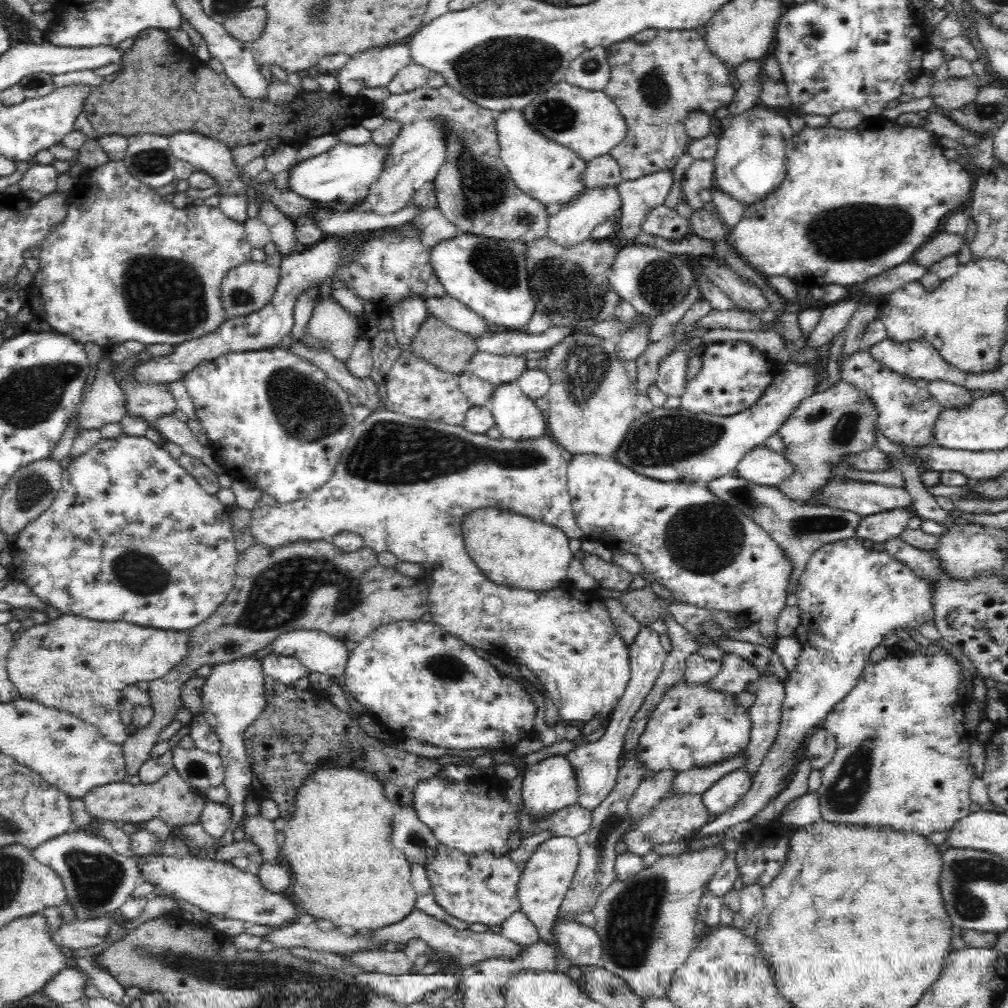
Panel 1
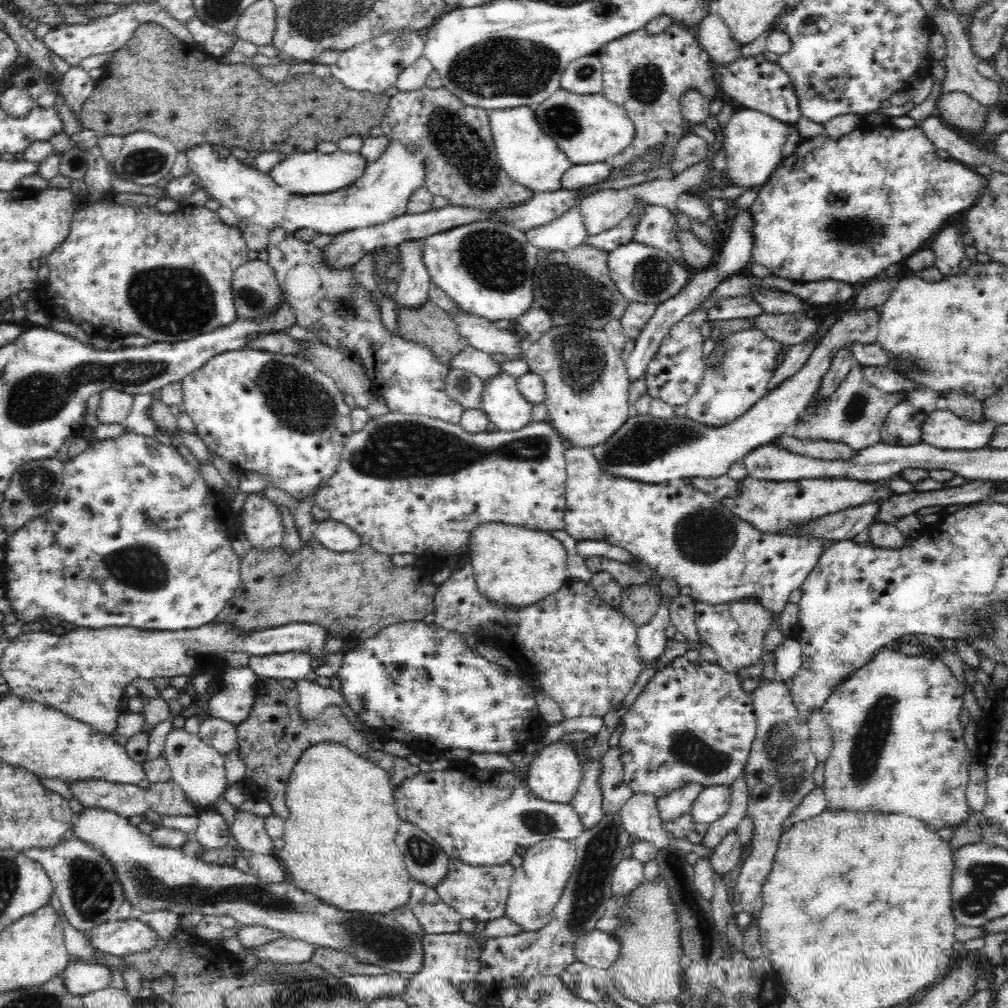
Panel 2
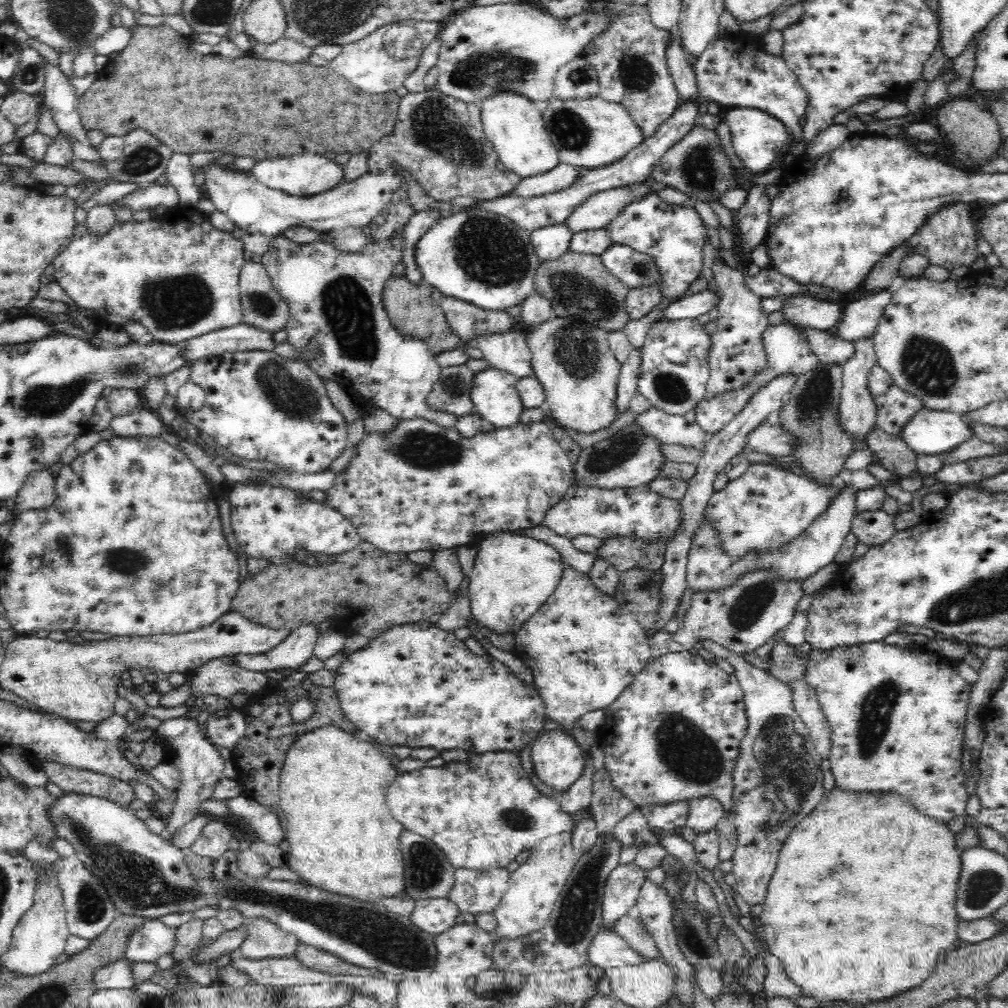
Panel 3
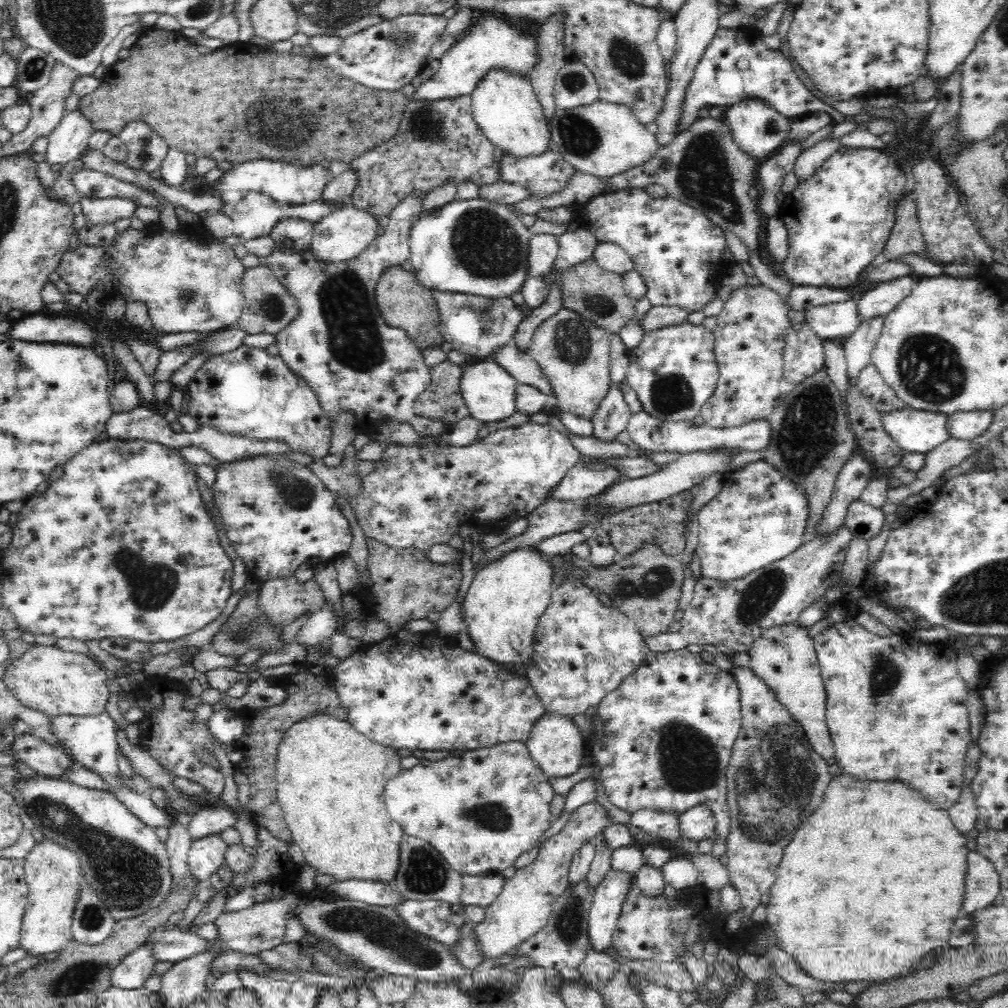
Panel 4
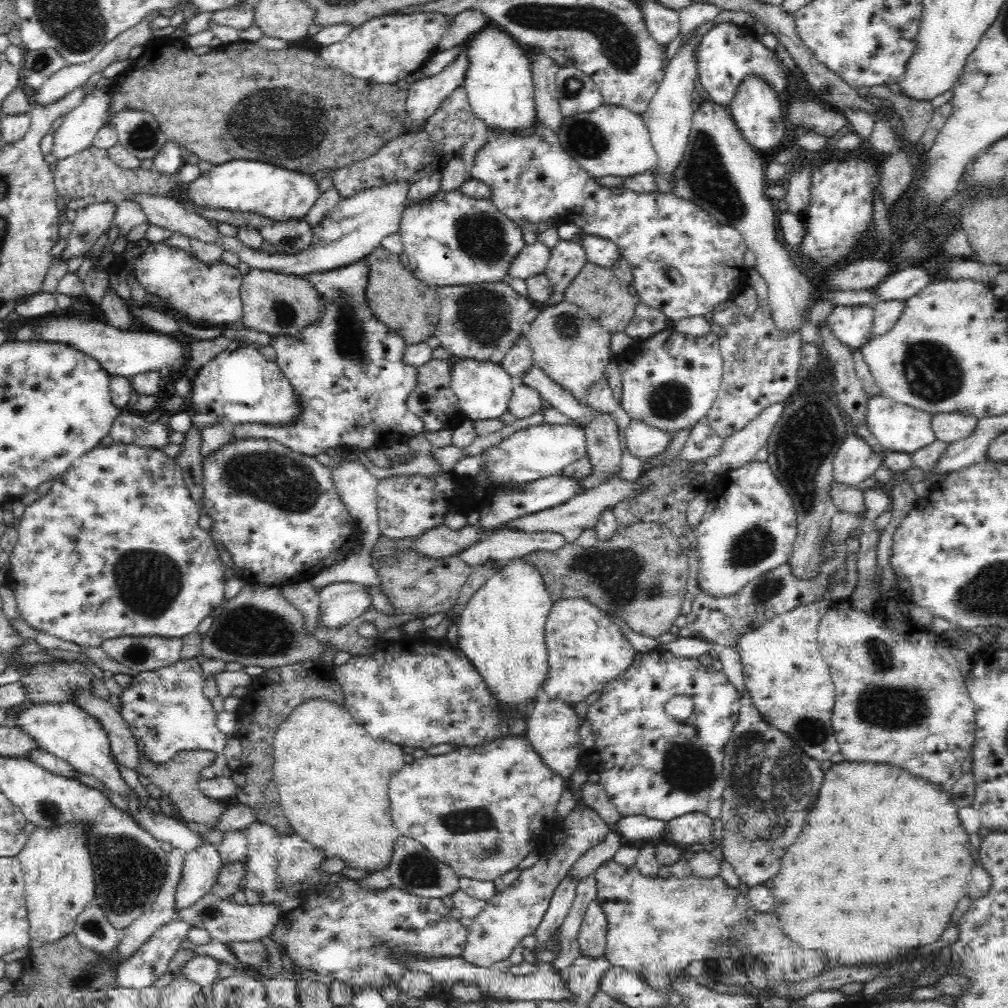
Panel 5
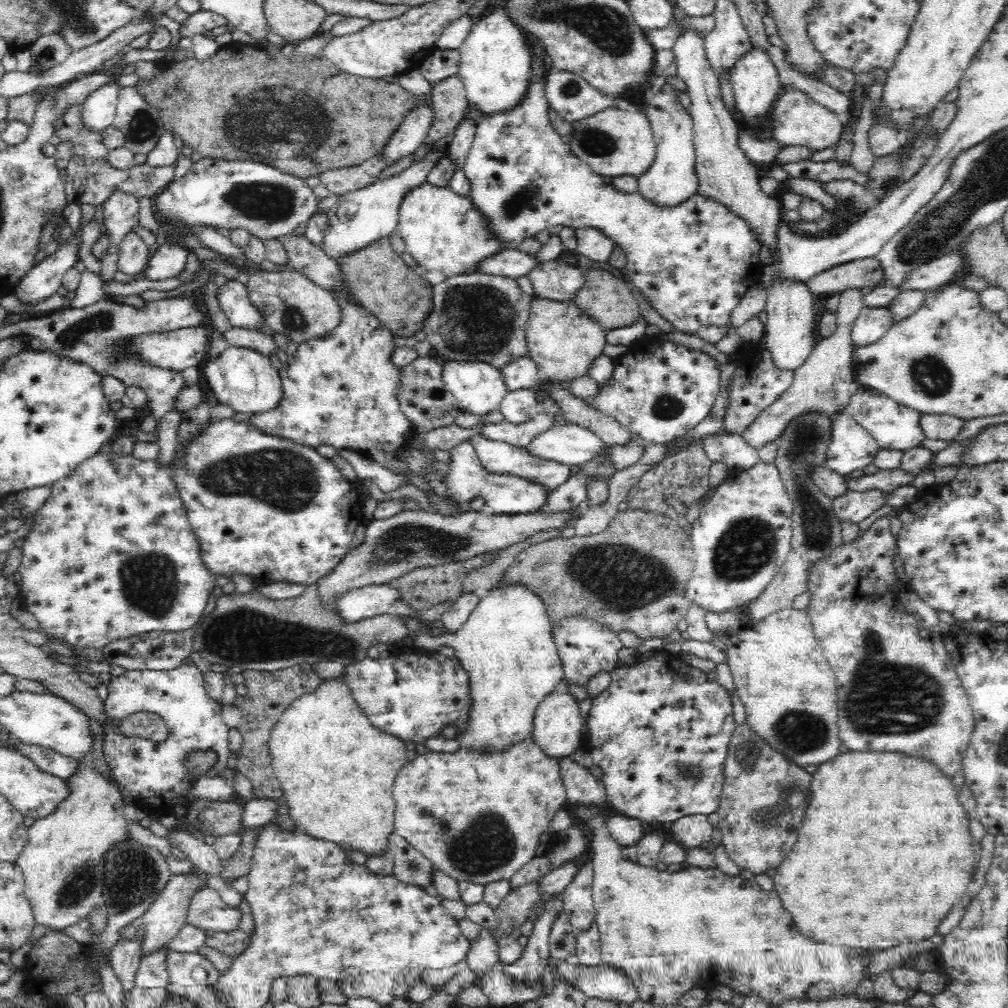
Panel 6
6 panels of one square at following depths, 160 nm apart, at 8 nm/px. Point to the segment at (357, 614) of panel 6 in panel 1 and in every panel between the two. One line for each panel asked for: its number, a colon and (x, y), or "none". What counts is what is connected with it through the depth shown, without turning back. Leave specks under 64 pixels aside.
1: (285, 669)
2: (293, 665)
3: (297, 648)
4: (321, 625)
5: (339, 603)

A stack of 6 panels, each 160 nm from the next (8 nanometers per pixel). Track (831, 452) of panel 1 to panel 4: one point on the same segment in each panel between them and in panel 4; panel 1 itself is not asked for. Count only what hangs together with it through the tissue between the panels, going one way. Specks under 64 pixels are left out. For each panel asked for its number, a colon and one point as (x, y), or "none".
2: (856, 413)
3: (858, 413)
4: (858, 347)

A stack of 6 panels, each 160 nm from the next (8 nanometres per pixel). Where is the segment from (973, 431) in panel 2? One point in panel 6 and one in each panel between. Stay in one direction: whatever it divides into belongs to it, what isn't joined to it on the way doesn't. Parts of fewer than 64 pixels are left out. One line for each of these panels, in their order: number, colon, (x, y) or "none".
3: (929, 432)
4: (915, 431)
5: (897, 427)
6: (895, 427)

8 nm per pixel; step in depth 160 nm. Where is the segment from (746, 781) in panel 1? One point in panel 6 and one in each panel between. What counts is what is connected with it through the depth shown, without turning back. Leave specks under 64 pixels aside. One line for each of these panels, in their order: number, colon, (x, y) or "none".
2: (711, 803)
3: (703, 813)
4: (697, 824)
5: (695, 828)
6: (690, 832)

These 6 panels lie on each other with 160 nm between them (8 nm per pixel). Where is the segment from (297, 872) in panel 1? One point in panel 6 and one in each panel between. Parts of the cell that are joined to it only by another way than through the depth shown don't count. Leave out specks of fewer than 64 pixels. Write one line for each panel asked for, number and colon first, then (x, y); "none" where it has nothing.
2: (340, 836)
3: (332, 786)
4: (330, 779)
5: (333, 778)
6: (336, 769)

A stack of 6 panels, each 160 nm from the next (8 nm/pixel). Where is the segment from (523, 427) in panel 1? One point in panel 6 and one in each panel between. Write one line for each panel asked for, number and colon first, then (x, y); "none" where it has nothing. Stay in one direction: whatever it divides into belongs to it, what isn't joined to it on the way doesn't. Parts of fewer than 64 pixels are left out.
2: (502, 402)
3: (494, 395)
4: (488, 391)
5: (483, 389)
6: (478, 387)

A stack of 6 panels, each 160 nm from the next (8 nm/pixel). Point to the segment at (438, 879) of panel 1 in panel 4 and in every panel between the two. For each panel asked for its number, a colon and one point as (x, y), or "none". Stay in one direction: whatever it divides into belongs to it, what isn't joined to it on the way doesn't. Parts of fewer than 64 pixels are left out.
2: (480, 894)
3: (475, 892)
4: (482, 890)

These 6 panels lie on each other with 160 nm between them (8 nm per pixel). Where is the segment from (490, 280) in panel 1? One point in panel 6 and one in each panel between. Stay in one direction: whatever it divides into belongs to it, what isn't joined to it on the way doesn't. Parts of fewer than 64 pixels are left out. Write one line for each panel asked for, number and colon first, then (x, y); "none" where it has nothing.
2: (486, 267)
3: (485, 259)
4: (475, 246)
5: (450, 238)
6: (443, 231)

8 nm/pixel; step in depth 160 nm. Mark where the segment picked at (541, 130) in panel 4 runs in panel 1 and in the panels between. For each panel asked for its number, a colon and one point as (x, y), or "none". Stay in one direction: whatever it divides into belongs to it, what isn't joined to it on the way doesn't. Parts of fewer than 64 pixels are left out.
1: (549, 172)
2: (530, 157)
3: (513, 124)

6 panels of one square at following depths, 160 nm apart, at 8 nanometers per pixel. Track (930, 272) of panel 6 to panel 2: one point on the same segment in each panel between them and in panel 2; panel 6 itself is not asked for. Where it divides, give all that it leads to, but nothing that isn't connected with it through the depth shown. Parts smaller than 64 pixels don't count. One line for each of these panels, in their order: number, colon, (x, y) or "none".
2: (651, 450)
3: (860, 318)
4: (885, 296)
5: (902, 283)

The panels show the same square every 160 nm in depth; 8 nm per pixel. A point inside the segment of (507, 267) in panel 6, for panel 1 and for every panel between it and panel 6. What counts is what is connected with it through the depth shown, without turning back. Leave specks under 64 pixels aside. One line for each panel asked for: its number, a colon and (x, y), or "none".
1: (573, 223)
2: (566, 233)
3: (549, 242)
4: (543, 248)
5: (531, 260)

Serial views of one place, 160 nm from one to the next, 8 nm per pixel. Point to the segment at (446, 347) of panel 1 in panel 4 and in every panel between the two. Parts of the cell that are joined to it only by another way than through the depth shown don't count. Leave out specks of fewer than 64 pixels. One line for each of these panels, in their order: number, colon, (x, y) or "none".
2: (432, 326)
3: (410, 308)
4: (403, 302)

